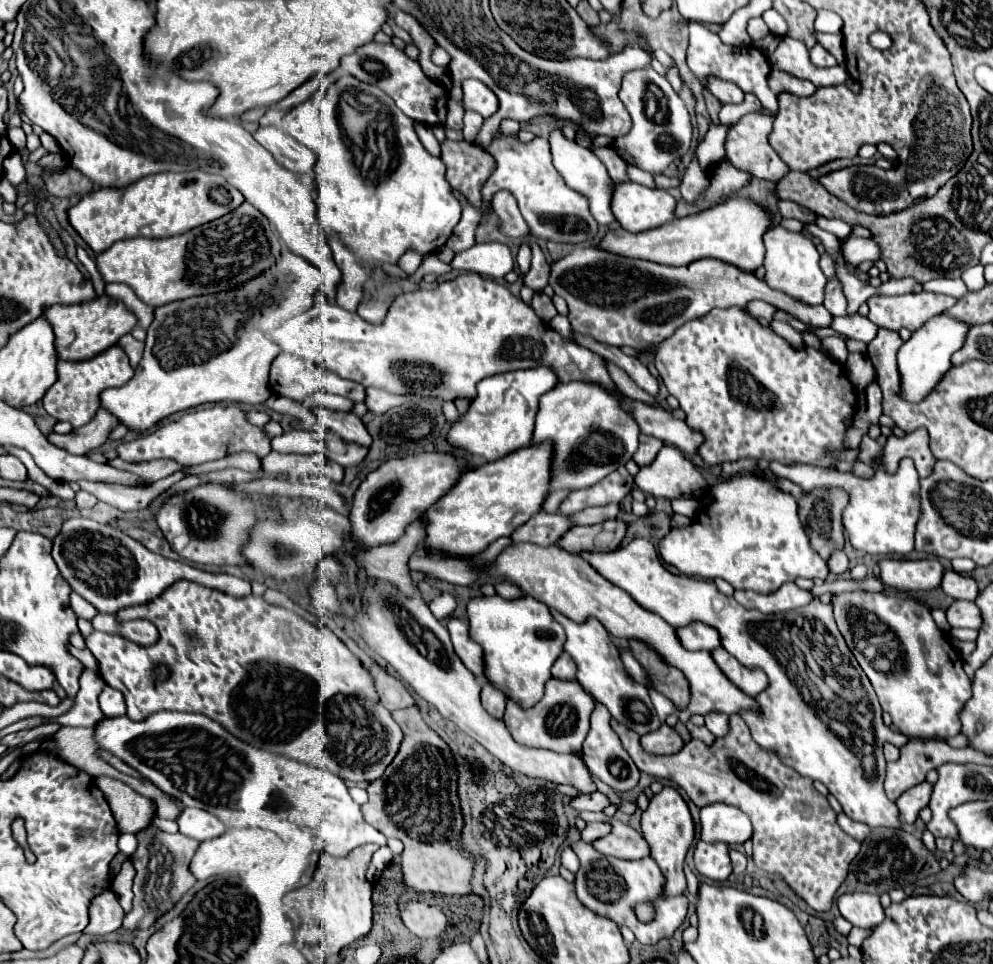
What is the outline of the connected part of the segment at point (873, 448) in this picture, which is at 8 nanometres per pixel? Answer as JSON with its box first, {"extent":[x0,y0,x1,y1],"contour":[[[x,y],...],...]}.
{"extent":[858,434,882,464],"contour":[[[864,434],[864,436],[862,436],[862,442],[860,442],[858,458],[860,458],[862,462],[866,462],[866,464],[872,464],[872,460],[874,460],[876,456],[880,456],[880,450],[882,450],[882,446],[876,444],[868,434]]]}

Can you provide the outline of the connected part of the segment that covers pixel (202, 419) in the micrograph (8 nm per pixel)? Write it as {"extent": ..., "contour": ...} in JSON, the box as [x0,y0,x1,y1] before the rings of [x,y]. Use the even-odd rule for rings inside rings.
{"extent":[124,404,272,466],"contour":[[[230,404],[230,406],[214,406],[184,414],[180,420],[168,422],[166,426],[158,426],[154,432],[144,434],[132,442],[126,442],[124,450],[128,462],[168,458],[182,466],[198,466],[204,462],[232,456],[236,452],[252,452],[258,458],[264,458],[272,448],[264,428],[250,424],[246,418],[246,410]]]}

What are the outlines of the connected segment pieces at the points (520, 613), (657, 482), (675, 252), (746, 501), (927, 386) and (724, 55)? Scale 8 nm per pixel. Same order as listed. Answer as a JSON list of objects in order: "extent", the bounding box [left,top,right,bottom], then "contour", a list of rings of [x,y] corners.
[{"extent":[468,594,566,708],"contour":[[[528,594],[516,600],[482,596],[468,602],[468,620],[470,636],[484,648],[488,680],[524,708],[540,702],[544,684],[552,678],[550,668],[564,650],[566,642],[564,628],[552,618],[550,608]]]},{"extent":[636,446,708,498],"contour":[[[664,446],[650,466],[640,468],[636,486],[654,498],[702,498],[708,488],[702,472],[674,446]]]},{"extent":[598,198,772,270],"contour":[[[730,198],[702,214],[668,222],[668,226],[652,228],[646,232],[628,232],[616,228],[606,232],[598,248],[628,258],[644,258],[666,266],[684,266],[700,258],[718,258],[730,262],[742,270],[756,270],[764,260],[762,234],[770,228],[772,214],[752,198]]]},{"extent":[660,474,828,594],"contour":[[[738,474],[728,480],[718,482],[710,488],[712,502],[710,506],[698,514],[692,524],[682,528],[672,528],[660,540],[660,556],[666,564],[672,564],[680,570],[680,574],[690,578],[714,580],[722,578],[732,584],[736,590],[754,590],[758,594],[772,594],[784,582],[794,582],[796,578],[822,578],[828,576],[828,566],[812,550],[808,542],[808,534],[798,518],[798,502],[794,496],[778,490],[774,484],[754,476],[754,474]]]},{"extent":[898,314,970,402],"contour":[[[938,314],[936,318],[930,318],[928,322],[924,322],[922,328],[918,328],[910,340],[906,340],[900,346],[898,352],[898,370],[902,376],[902,396],[908,402],[920,402],[922,398],[926,398],[932,388],[940,382],[940,378],[952,368],[950,356],[960,350],[960,346],[964,346],[964,338],[970,330],[970,324],[956,320],[948,314]]]},{"extent":[688,22,778,112],"contour":[[[688,22],[688,30],[690,30],[690,46],[688,46],[688,66],[690,70],[700,78],[700,82],[706,86],[704,78],[708,76],[716,76],[720,80],[730,80],[734,84],[738,84],[744,92],[752,92],[754,96],[758,96],[758,100],[762,102],[762,106],[770,112],[778,110],[778,102],[776,102],[776,94],[770,92],[766,76],[770,74],[770,64],[766,60],[766,56],[756,50],[756,48],[736,48],[736,46],[726,46],[722,44],[722,40],[718,38],[718,34],[710,32],[706,26],[700,26],[698,22]]]}]

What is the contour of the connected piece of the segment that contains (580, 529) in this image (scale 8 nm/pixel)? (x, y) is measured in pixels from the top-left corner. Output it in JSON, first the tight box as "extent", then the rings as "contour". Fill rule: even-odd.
{"extent":[558,518,628,554],"contour":[[[616,518],[594,526],[576,526],[560,538],[558,546],[572,554],[578,554],[578,550],[588,550],[588,552],[616,550],[624,540],[626,530],[628,530],[628,524]]]}

